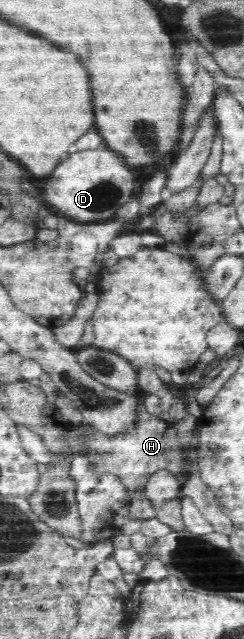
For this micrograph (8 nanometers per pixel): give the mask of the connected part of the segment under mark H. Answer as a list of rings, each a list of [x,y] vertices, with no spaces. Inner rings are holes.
[[[144,405],[138,408],[136,416],[136,426],[120,436],[108,438],[94,428],[90,430],[90,440],[88,440],[88,454],[96,454],[96,470],[94,472],[110,472],[116,474],[118,479],[126,486],[128,494],[134,494],[136,488],[148,482],[149,476],[158,470],[166,469],[176,475],[176,479],[184,480],[183,460],[180,450],[180,443],[177,439],[176,431],[170,422],[160,419],[156,415],[149,414]]]

